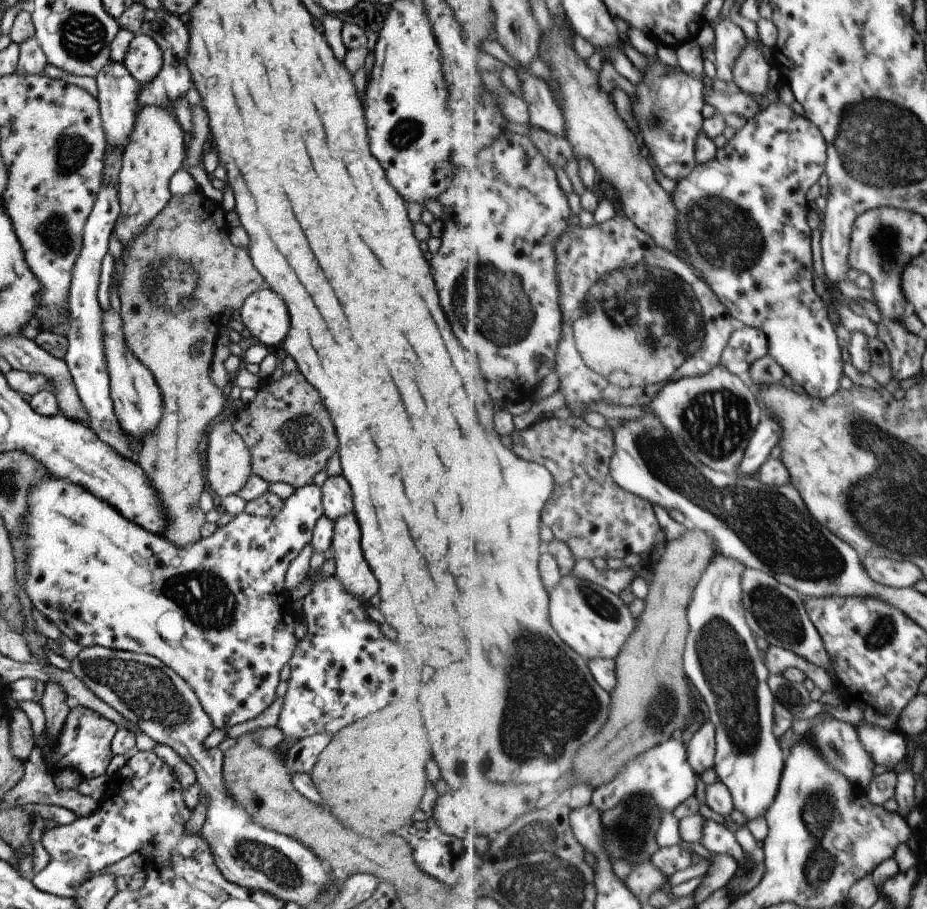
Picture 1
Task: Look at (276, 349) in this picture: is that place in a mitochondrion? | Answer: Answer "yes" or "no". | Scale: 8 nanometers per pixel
no

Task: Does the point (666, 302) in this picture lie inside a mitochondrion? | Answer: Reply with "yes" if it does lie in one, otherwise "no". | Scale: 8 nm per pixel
yes

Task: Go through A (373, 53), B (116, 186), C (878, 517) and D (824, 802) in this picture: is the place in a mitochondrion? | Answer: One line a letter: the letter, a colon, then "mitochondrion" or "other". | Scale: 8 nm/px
A: other
B: other
C: mitochondrion
D: mitochondrion

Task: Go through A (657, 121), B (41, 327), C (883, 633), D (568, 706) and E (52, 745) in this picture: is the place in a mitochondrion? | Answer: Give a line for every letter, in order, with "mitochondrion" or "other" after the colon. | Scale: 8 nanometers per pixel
A: mitochondrion
B: other
C: mitochondrion
D: mitochondrion
E: other

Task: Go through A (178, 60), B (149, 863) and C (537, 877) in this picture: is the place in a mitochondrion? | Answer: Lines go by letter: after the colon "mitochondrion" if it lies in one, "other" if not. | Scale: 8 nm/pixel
A: other
B: other
C: mitochondrion

